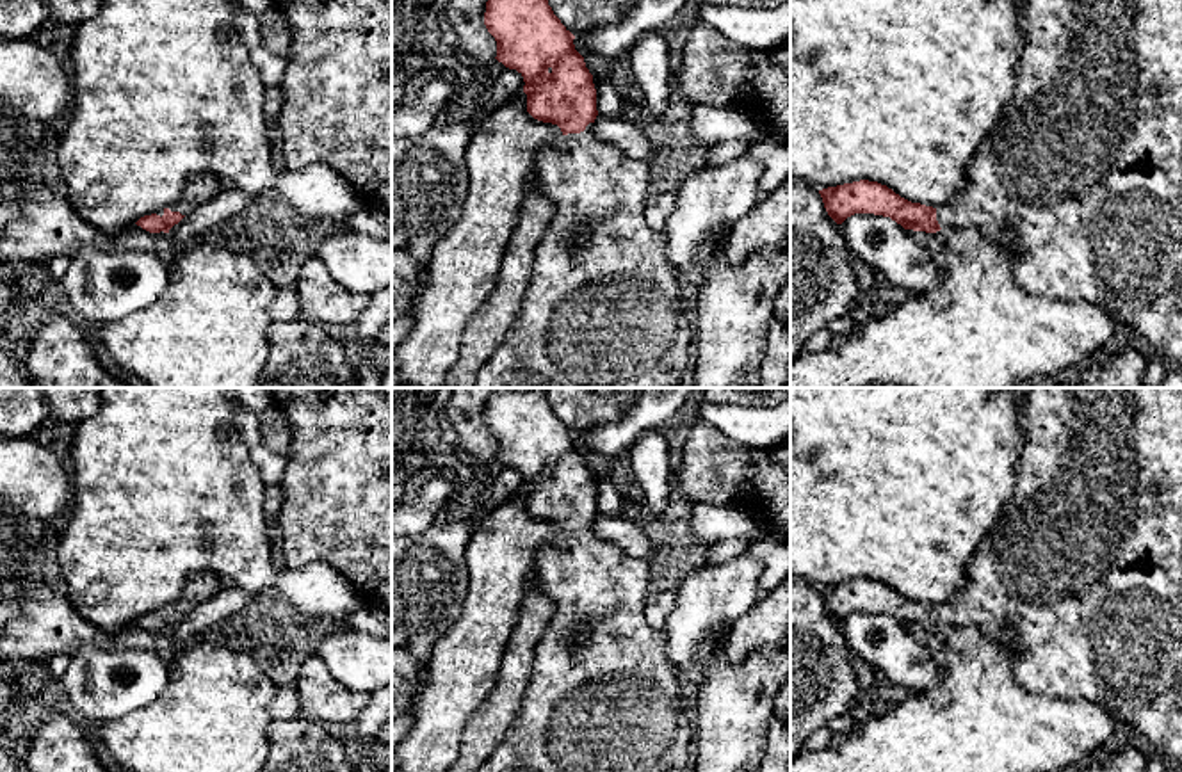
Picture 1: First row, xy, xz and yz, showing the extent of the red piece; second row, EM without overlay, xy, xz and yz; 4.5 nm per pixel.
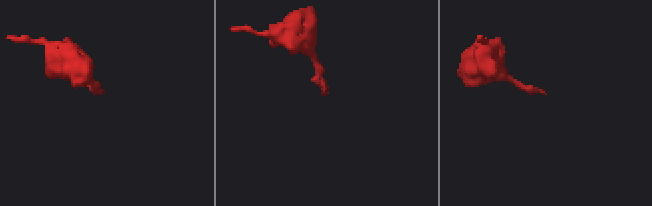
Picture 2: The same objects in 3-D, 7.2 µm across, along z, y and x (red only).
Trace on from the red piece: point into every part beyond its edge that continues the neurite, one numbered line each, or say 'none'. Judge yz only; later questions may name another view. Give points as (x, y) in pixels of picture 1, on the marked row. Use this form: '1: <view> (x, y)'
1: yz (1084, 168)

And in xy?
1: xy (200, 189)

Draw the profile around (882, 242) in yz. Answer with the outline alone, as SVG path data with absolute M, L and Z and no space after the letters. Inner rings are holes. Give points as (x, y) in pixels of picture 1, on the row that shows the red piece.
M854 213L842 224L849 249L910 295L942 286L942 263L890 217Z

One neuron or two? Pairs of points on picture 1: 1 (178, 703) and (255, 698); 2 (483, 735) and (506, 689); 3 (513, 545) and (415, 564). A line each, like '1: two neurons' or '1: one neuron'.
1: one neuron
2: one neuron
3: two neurons

